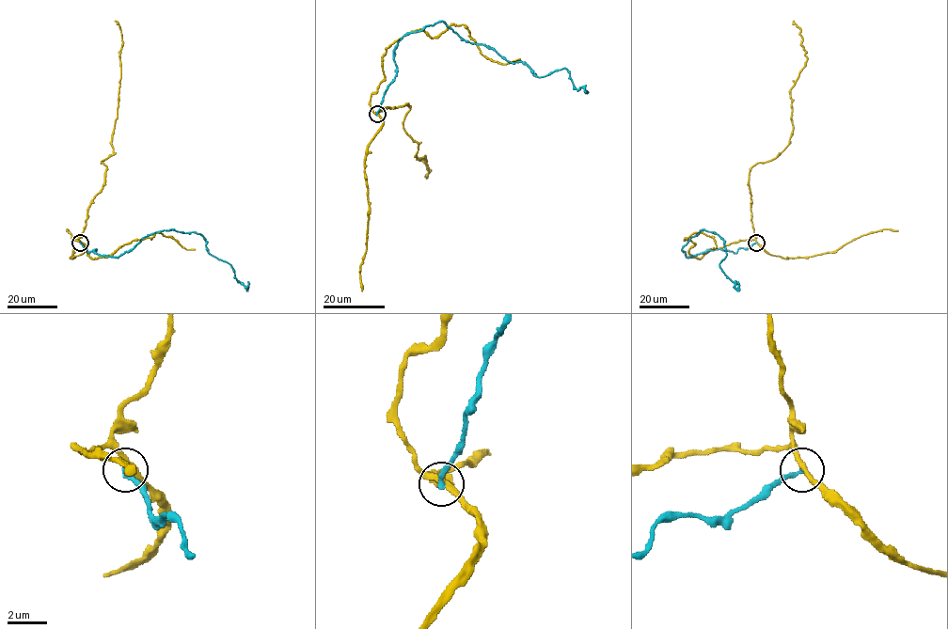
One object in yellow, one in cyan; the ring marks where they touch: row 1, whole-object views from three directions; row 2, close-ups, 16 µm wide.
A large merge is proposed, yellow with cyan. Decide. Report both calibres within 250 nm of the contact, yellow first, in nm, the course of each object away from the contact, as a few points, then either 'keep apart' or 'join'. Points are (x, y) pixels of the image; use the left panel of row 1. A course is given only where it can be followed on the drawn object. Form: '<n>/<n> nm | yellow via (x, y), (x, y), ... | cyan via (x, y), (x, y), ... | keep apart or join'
280/280 nm | yellow via (80, 242), (87, 207), (104, 182), (106, 166), (101, 162), (113, 154), (122, 43), (120, 29), (115, 20) | cyan via (80, 242), (87, 253), (118, 257), (156, 232), (197, 233), (246, 290), (248, 281) | keep apart

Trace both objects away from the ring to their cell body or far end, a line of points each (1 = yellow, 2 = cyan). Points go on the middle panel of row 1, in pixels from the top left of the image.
1: (377, 115), (407, 105), (402, 128), (418, 142), (416, 155), (425, 156), (426, 177), (430, 170), (420, 160)
2: (376, 115), (396, 74), (398, 42), (442, 22), (538, 77), (566, 69), (587, 91)

